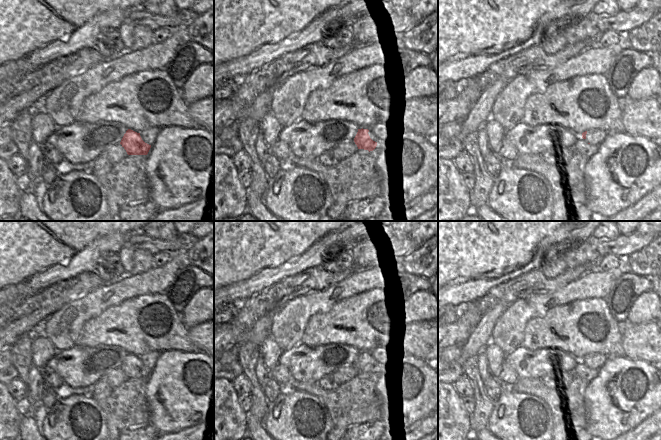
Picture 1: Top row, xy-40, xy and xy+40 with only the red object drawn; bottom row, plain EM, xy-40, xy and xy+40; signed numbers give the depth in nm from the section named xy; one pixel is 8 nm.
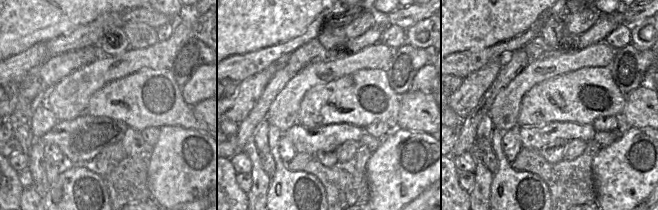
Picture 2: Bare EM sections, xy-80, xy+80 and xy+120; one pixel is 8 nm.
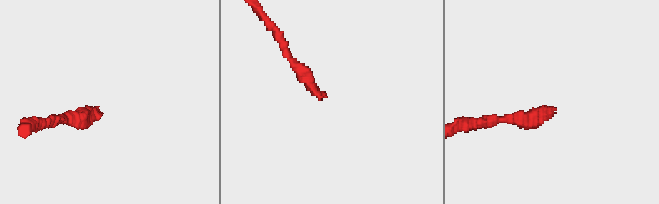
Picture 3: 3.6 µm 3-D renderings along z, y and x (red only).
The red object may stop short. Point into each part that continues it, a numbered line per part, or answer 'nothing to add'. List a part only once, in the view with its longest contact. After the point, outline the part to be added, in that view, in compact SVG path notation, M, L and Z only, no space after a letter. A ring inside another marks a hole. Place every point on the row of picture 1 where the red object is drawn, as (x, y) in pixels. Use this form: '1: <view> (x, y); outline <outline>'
1: xy+40 (582, 143); outline M582 137L576 141L576 144L580 148L580 150L584 150L590 157L596 153L596 151L599 148L599 145L592 145L589 144L586 139L583 139Z

